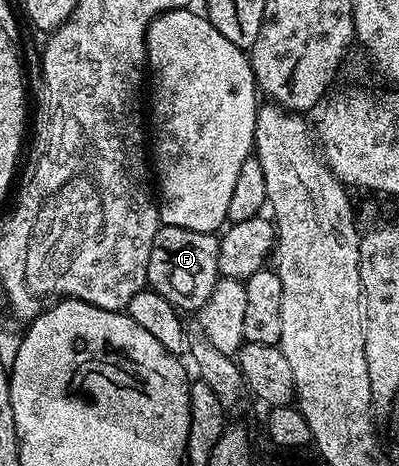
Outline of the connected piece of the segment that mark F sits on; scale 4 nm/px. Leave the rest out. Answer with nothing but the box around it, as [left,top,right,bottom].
[147,226,220,313]

